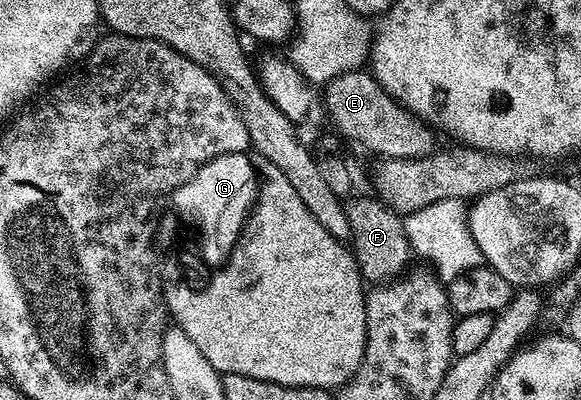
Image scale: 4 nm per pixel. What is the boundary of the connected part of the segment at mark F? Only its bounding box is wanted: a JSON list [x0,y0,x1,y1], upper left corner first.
[345,196,411,283]

